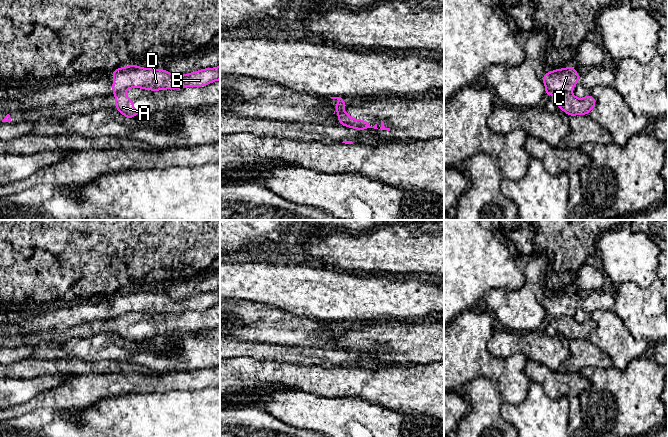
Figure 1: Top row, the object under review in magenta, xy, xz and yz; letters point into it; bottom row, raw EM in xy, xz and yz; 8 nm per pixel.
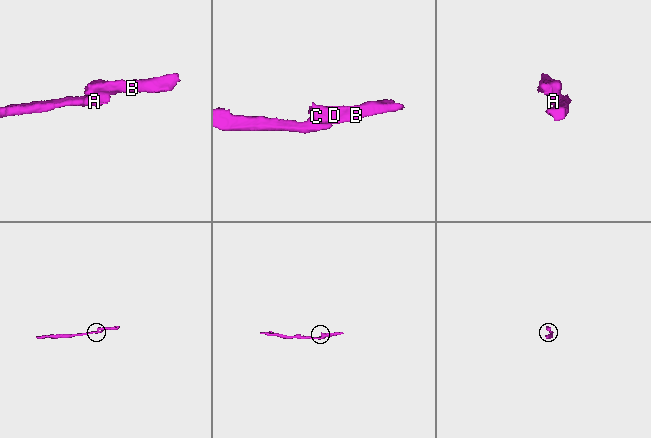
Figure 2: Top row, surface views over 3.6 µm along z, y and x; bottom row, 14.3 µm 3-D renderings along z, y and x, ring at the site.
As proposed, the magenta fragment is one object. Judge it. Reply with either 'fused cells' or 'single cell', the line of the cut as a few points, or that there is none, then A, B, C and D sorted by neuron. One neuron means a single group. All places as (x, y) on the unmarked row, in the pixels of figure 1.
fused cells; cut yz (569, 316), (561, 318); groups A / B C D

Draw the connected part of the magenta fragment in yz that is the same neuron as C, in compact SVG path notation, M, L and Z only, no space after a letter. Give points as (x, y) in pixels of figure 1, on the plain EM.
M573 290L547 296L542 301L545 308L545 317L550 321L566 316L570 317L577 309L579 301Z

